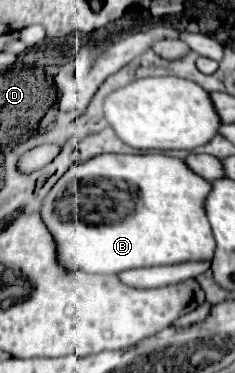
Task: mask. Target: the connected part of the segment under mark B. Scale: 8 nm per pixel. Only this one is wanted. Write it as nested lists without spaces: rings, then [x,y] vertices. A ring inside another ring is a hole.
[[[101,154],[83,164],[71,166],[53,190],[47,194],[41,216],[51,234],[57,236],[57,252],[63,266],[69,270],[85,270],[91,274],[119,274],[131,268],[163,266],[181,262],[211,262],[215,238],[205,214],[205,198],[211,192],[211,182],[197,176],[181,158],[165,154]],[[89,176],[123,178],[137,190],[133,212],[125,218],[107,224],[87,224],[83,218],[61,216],[59,200],[71,182],[89,182]]]

